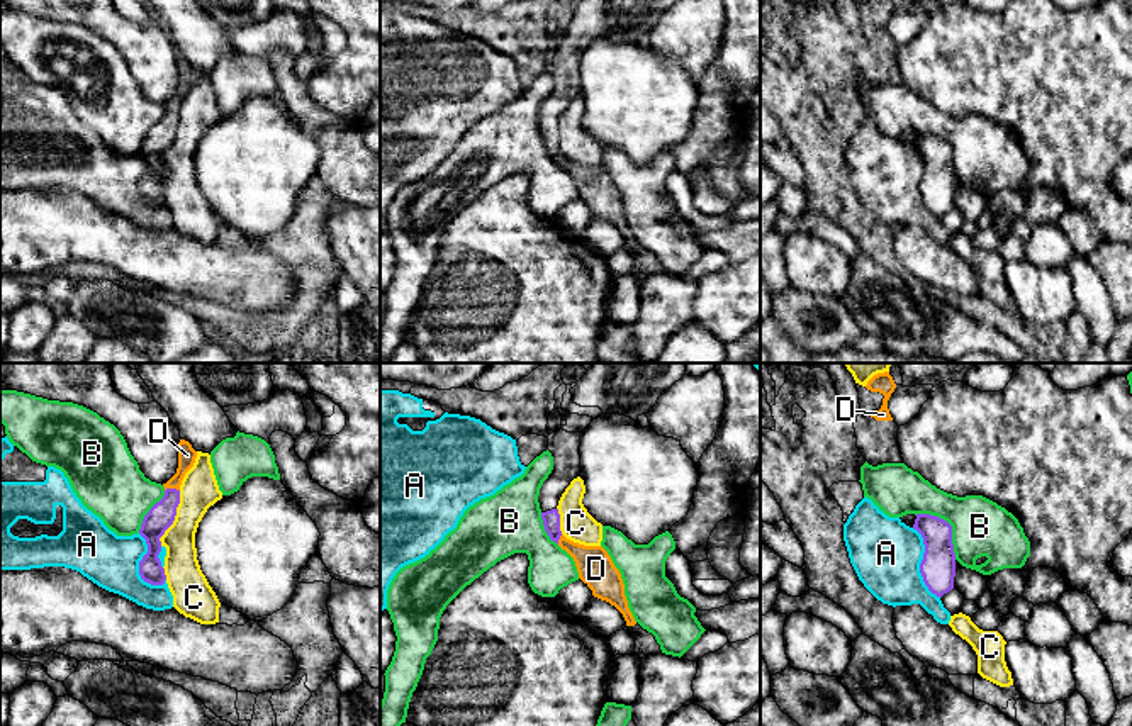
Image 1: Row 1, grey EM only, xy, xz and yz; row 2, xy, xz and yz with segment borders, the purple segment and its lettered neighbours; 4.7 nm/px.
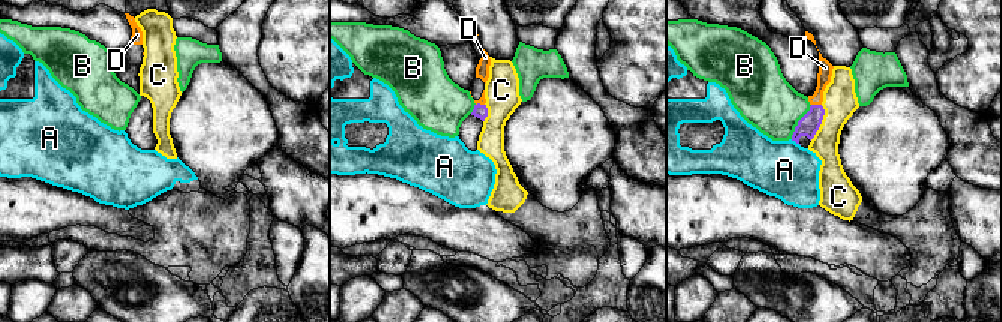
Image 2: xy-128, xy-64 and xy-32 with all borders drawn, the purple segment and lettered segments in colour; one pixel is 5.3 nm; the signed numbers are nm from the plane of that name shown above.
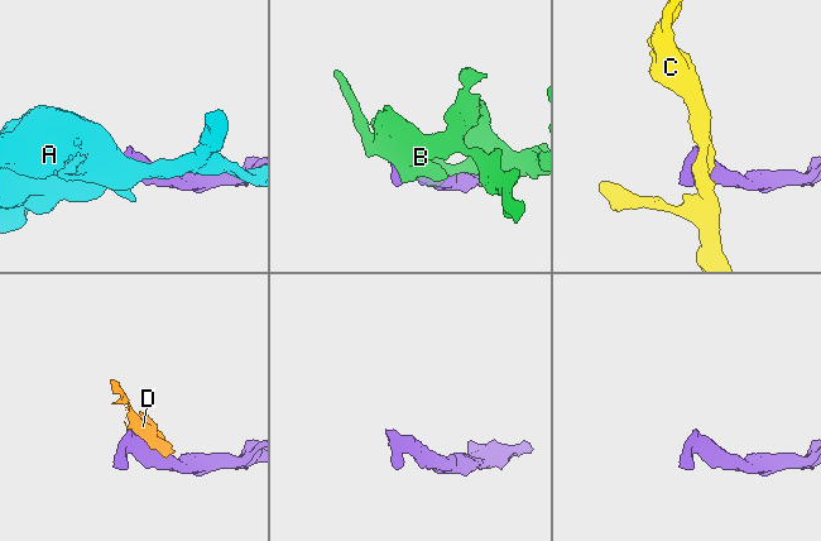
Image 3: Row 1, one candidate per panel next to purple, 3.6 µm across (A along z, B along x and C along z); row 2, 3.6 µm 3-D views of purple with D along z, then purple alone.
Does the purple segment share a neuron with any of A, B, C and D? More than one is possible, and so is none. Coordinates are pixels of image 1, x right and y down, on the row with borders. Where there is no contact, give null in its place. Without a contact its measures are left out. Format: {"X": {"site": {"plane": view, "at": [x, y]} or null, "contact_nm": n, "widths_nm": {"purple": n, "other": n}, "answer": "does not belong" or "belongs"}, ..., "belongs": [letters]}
{"A": {"site": {"plane": "yz", "at": [920, 564]}, "contact_nm": 360, "widths_nm": {"purple": 160, "other": 340}, "answer": "does not belong"}, "B": {"site": {"plane": "yz", "at": [951, 526]}, "contact_nm": 300, "widths_nm": {"purple": 160, "other": 280}, "answer": "does not belong"}, "C": {"site": {"plane": "xy", "at": [173, 518]}, "contact_nm": 280, "widths_nm": {"purple": 120, "other": 180}, "answer": "does not belong"}, "D": {"site": {"plane": "xy", "at": [172, 489]}, "contact_nm": 70, "widths_nm": {"purple": 120, "other": 90}, "answer": "does not belong"}, "belongs": []}

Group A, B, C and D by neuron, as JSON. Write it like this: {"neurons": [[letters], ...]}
{"neurons": [["A"], ["B"], ["C"], ["D"]]}

